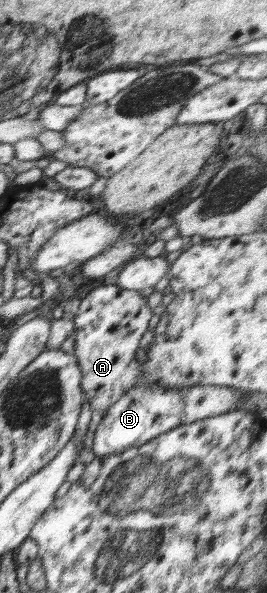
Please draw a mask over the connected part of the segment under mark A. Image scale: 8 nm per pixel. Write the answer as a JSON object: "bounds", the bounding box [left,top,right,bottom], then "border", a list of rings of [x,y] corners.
{"bounds":[73,284,153,411],"border":[[[118,284],[101,285],[81,301],[73,317],[76,341],[73,354],[82,372],[81,388],[93,410],[105,411],[135,386],[139,367],[136,349],[148,331],[153,309],[139,291],[122,289]]]}

